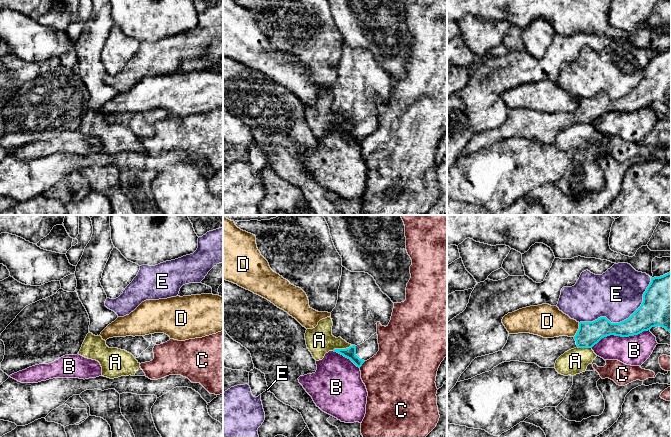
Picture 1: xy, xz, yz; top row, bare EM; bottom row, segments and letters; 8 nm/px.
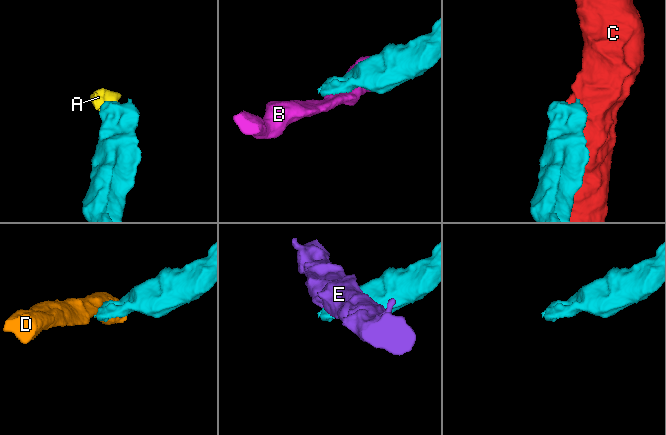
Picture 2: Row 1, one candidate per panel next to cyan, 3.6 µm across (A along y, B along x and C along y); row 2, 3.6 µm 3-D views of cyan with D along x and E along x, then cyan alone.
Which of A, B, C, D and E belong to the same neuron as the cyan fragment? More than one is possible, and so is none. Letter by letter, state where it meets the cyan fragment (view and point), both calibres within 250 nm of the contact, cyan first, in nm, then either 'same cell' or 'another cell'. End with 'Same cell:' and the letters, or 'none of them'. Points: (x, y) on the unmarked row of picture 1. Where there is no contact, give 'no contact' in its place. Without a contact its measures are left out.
A: xz (342, 125) | 90/220 nm | another cell
B: yz (620, 111) | 190/240 nm | another cell
C: xz (362, 139) | 90/420 nm | another cell
D: yz (578, 106) | 190/260 nm | another cell
E: yz (624, 96) | 220/400 nm | another cell
Same cell: none of them

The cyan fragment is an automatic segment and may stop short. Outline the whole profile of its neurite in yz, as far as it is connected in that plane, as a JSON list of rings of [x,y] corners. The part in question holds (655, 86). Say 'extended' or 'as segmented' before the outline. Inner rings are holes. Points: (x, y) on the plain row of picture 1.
extended | [[[671,47],[651,54],[641,82],[628,95],[611,99],[606,93],[600,93],[593,98],[580,98],[574,113],[543,114],[530,109],[509,110],[501,127],[475,134],[457,158],[489,148],[502,138],[519,137],[535,139],[541,144],[555,144],[556,136],[571,125],[592,124],[604,113],[634,112],[655,102],[671,109]]]

